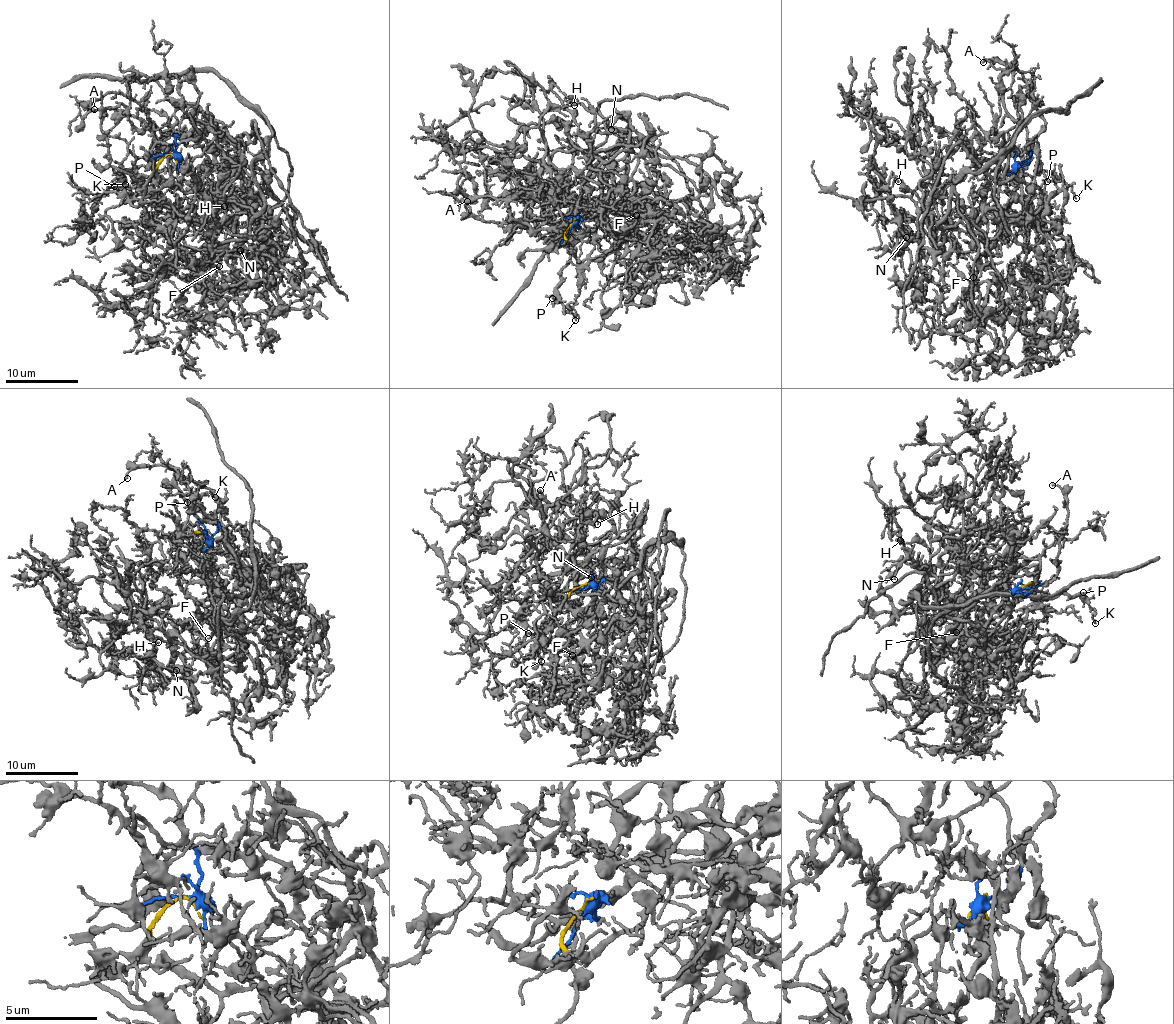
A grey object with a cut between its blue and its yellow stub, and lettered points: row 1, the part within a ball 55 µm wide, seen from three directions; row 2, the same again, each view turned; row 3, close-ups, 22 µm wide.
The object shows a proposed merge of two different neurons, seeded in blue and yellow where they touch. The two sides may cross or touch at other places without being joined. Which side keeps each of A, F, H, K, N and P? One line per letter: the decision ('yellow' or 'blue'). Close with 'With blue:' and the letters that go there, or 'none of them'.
A: blue
F: yellow
H: yellow
K: blue
N: yellow
P: blue
With blue: A, K, P

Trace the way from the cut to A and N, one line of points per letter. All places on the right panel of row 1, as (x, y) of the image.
A: (1015, 164), (1028, 163), (1033, 141), (1045, 120), (1018, 70), (989, 59), (983, 62)
N: (1015, 164), (972, 207), (980, 259), (978, 218), (937, 244), (931, 232), (933, 245), (900, 224), (907, 237)

